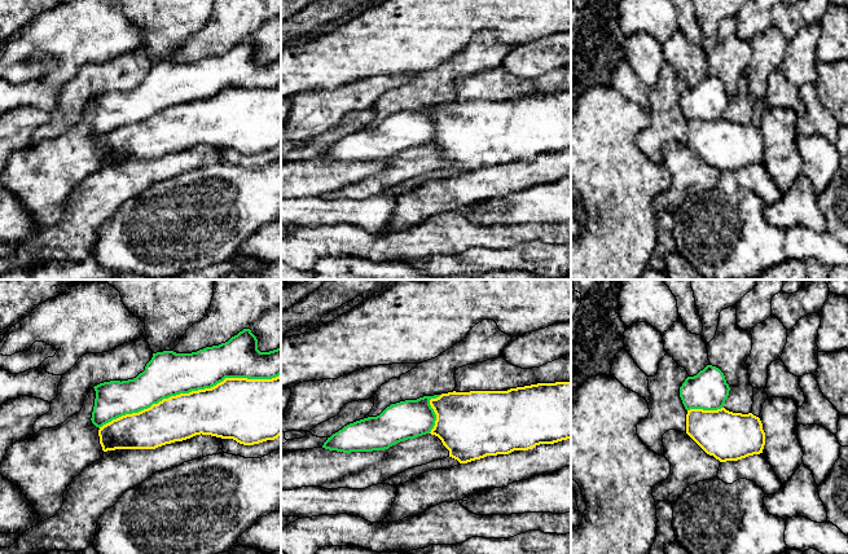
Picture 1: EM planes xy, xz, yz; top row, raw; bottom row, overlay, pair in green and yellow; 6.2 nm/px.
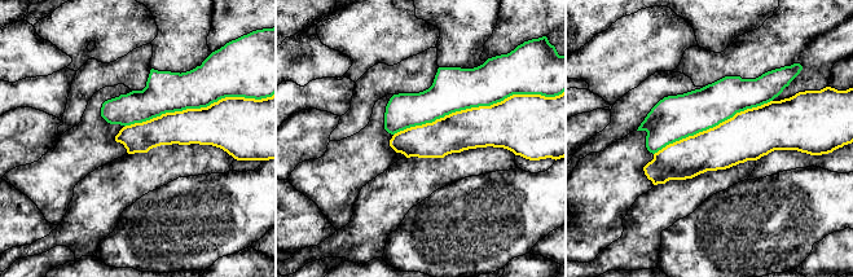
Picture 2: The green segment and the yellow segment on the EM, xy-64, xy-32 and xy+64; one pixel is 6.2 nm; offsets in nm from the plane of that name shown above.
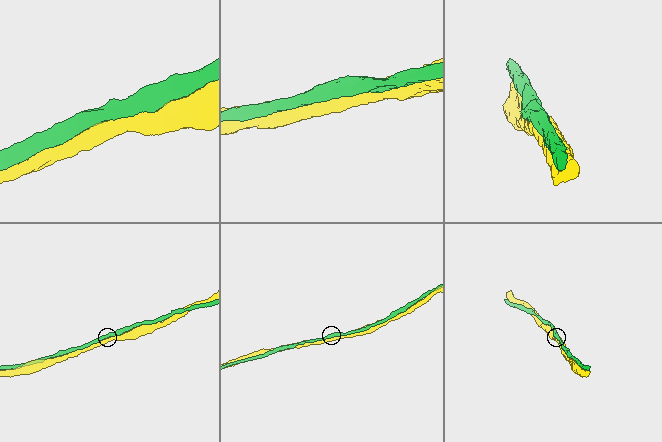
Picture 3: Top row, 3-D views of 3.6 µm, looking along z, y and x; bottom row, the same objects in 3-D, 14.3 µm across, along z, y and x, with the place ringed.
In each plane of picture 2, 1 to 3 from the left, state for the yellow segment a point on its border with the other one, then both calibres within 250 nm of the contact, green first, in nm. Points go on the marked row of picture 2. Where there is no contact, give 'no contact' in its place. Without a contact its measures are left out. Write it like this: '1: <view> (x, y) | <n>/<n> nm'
1: xy-64 (199, 108) | 280/360 nm
2: xy-32 (479, 105) | 280/320 nm
3: xy+64 (712, 127) | 280/300 nm

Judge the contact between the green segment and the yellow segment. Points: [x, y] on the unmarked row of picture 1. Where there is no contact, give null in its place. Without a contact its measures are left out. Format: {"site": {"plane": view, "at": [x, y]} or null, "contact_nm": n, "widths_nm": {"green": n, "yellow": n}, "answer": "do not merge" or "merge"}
{"site": {"plane": "xy", "at": [189, 101]}, "contact_nm": 1200, "widths_nm": {"green": 280, "yellow": 340}, "answer": "merge"}

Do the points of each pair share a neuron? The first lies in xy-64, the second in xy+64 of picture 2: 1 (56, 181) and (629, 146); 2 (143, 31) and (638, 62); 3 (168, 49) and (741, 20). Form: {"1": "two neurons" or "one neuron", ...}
{"1": "one neuron", "2": "one neuron", "3": "one neuron"}

